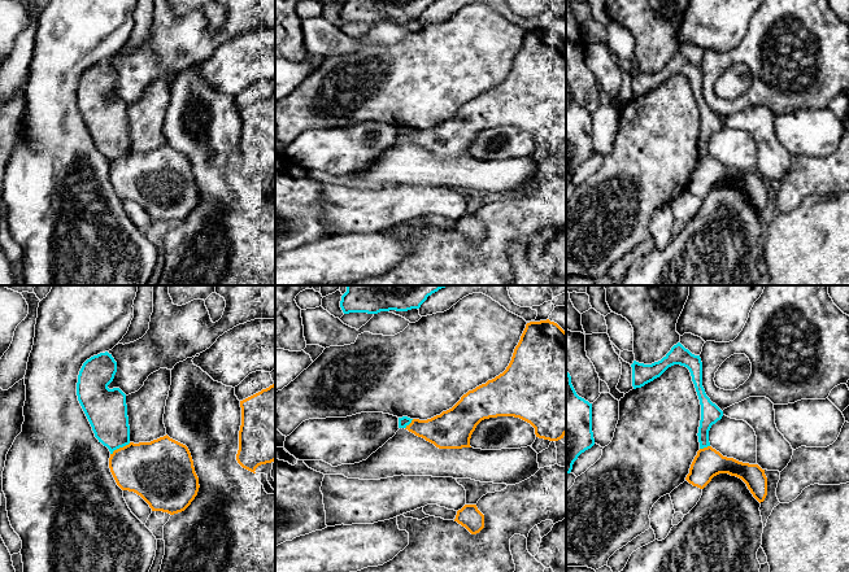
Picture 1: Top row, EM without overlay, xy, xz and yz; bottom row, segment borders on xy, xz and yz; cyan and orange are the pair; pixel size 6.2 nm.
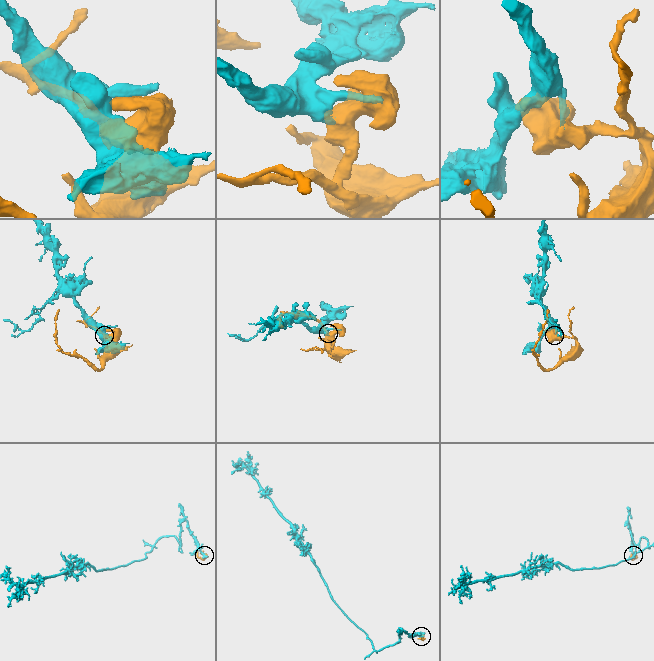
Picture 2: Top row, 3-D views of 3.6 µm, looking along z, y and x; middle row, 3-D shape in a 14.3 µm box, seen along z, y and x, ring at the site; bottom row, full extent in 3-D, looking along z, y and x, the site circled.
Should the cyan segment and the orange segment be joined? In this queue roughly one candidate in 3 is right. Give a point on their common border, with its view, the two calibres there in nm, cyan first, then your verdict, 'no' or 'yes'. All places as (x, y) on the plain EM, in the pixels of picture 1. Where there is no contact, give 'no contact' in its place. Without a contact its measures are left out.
contact xy (120, 156); calibres 260 and 360 nm; no

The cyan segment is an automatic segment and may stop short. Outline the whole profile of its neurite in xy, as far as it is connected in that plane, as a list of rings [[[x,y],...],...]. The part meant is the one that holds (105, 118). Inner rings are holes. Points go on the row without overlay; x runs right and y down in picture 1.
[[[108,61],[87,69],[78,84],[78,110],[92,136],[95,147],[113,163],[130,153],[126,104],[109,99],[117,82],[117,71]]]

